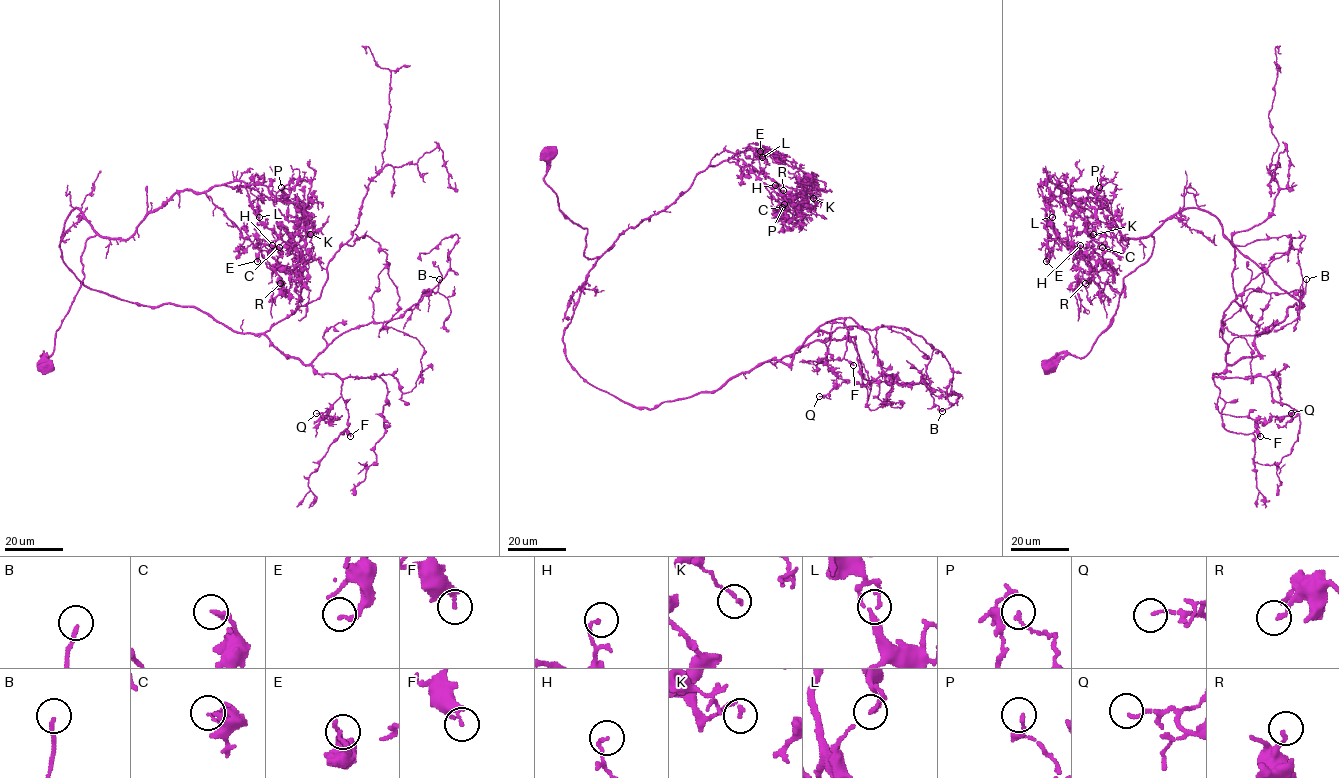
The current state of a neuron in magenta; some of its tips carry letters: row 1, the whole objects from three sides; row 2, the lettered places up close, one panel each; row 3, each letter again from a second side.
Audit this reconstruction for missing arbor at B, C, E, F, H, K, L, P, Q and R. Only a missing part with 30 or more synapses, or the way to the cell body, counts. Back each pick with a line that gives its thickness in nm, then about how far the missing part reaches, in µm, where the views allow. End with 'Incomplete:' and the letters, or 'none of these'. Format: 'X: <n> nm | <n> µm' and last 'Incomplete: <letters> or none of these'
Incomplete: none of these

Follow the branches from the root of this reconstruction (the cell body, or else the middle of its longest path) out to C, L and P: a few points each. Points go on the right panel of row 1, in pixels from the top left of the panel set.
C: (1047, 364), (1089, 352), (1153, 248), (1092, 193), (1054, 196), (1058, 236), (1096, 271), (1102, 247)
L: (1047, 364), (1089, 352), (1123, 279), (1153, 248), (1151, 234), (1123, 239), (1092, 193), (1044, 181), (1052, 217)
P: (1047, 364), (1089, 352), (1153, 248), (1151, 234), (1123, 239), (1092, 193), (1055, 185), (1078, 201), (1099, 187)

